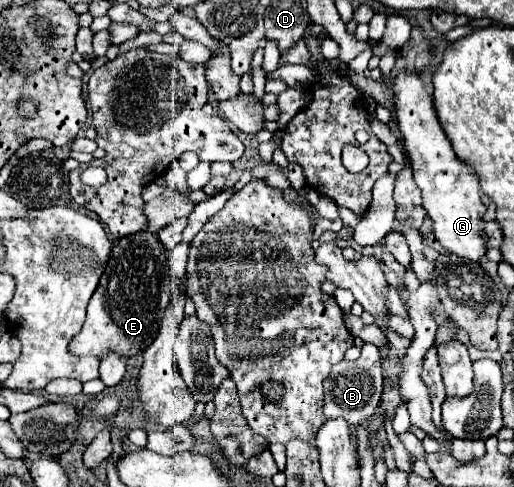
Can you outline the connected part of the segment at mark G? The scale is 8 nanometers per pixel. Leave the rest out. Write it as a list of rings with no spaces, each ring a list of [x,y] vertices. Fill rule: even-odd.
[[[399,72],[399,76],[395,78],[395,84],[393,84],[393,90],[395,90],[395,106],[397,106],[397,122],[399,122],[399,130],[403,132],[403,142],[405,142],[405,150],[411,158],[411,166],[415,170],[415,184],[421,188],[421,196],[423,196],[423,208],[427,210],[429,218],[435,222],[435,238],[439,238],[441,246],[451,252],[451,254],[457,254],[459,258],[465,258],[465,260],[473,260],[473,262],[481,262],[487,254],[487,236],[483,234],[483,228],[485,228],[485,212],[487,208],[483,206],[481,202],[481,190],[479,190],[479,182],[473,174],[473,170],[469,166],[465,166],[453,152],[451,148],[451,142],[449,138],[445,136],[441,124],[439,124],[439,118],[437,118],[437,112],[433,108],[433,98],[429,94],[429,90],[425,88],[423,80],[419,78],[419,74],[415,72]]]

